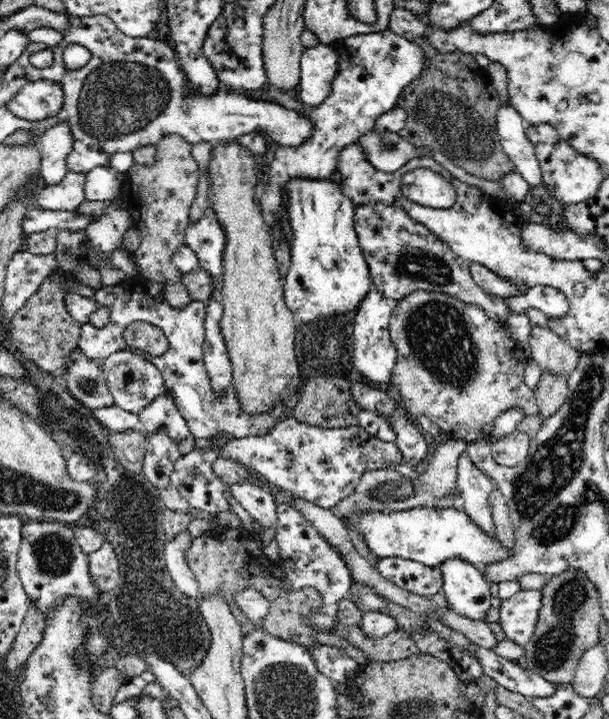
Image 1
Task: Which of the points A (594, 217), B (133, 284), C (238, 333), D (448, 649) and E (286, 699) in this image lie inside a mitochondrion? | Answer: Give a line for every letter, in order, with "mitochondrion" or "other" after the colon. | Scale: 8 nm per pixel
A: other
B: other
C: other
D: other
E: mitochondrion

